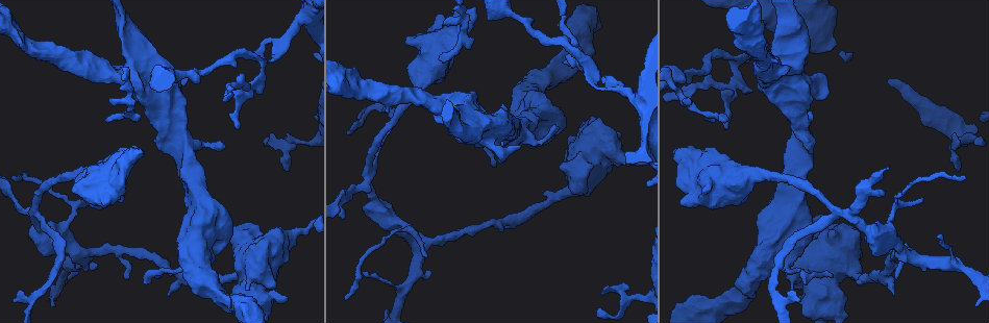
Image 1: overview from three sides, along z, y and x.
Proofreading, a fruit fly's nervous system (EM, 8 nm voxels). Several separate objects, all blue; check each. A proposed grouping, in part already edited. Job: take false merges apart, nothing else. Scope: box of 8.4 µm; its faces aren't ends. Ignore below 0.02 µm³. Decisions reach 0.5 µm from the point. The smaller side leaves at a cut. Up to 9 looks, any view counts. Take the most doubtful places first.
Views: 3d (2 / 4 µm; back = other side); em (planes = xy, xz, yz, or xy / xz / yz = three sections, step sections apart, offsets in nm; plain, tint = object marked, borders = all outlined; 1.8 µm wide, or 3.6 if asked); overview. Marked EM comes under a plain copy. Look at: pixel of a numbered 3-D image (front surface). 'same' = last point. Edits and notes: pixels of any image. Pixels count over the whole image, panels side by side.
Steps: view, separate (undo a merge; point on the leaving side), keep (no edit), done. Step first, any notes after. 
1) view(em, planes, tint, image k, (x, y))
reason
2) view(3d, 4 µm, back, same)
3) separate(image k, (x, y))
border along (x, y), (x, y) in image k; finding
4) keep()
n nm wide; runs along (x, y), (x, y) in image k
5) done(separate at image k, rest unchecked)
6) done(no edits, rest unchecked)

view(3d, 2 µm, back, image 1, (369, 175))
calibre changes

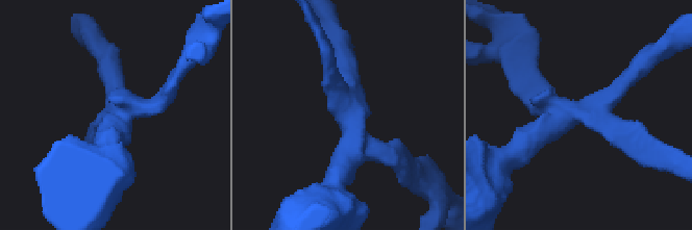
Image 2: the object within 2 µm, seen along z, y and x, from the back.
view(em, planes, tint, image 2, (582, 109))

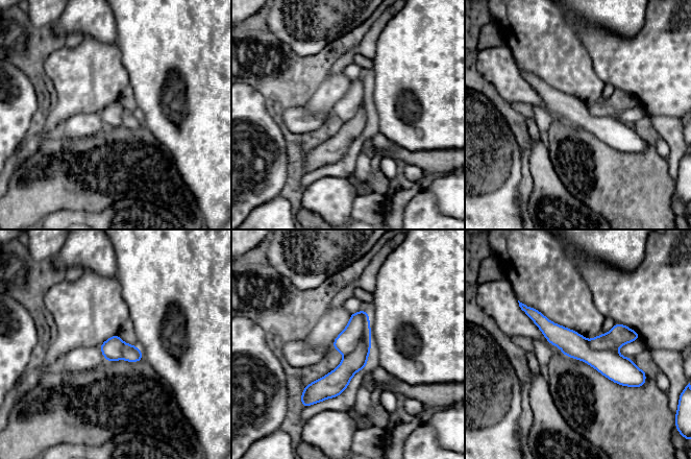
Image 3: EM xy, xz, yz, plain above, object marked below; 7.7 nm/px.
separate(image 3, (356, 361))
the part that leaves runs along (368, 330), (329, 386), (305, 391) in image 3; two neurons meet here

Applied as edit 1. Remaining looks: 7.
view(3d, 2 µm, image 1, (744, 59))
three arms meet

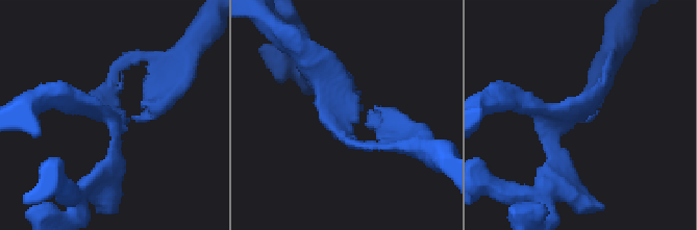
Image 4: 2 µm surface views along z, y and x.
view(em, planes, borders, image 4, (352, 113))

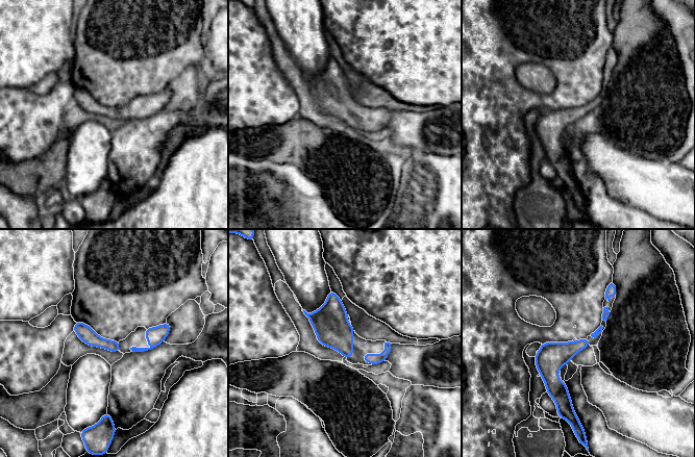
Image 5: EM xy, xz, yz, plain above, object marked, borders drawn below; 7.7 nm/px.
keep()
runs along (77, 324), (93, 339), (117, 349) in image 5; all the same neuron

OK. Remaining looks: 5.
view(3d, 4 µm, image 1, (465, 110))
thick turns thin

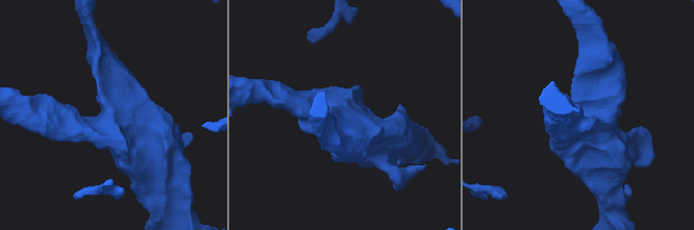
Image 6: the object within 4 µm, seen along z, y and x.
view(em, 3.6 µm, planes, tint, image 6, (345, 114))

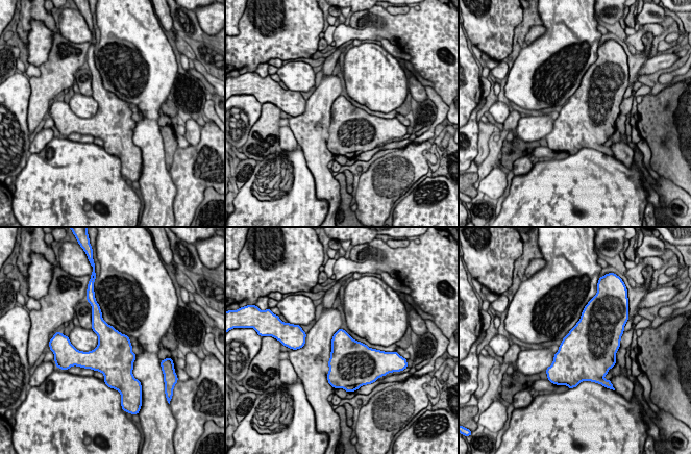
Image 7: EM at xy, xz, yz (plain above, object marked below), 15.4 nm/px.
keep()
all the same neuron

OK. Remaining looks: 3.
done(separate at image 3, rest unchecked)

